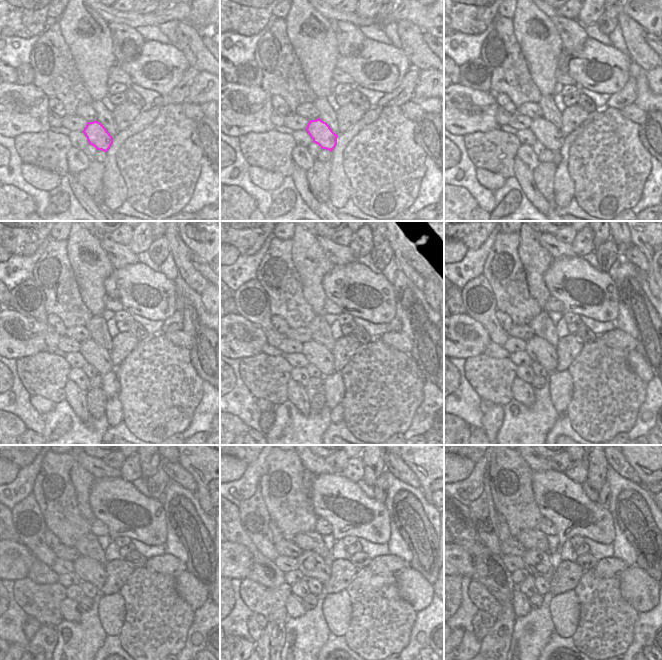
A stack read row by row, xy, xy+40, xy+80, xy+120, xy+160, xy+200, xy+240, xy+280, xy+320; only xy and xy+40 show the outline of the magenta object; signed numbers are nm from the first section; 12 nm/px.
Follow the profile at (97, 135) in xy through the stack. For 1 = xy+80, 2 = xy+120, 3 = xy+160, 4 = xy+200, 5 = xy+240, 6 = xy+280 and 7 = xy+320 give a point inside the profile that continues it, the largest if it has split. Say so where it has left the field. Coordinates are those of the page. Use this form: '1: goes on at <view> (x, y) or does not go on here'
1: goes on at xy+80 (547, 134)
2: goes on at xy+120 (97, 356)
3: goes on at xy+160 (317, 354)
4: goes on at xy+200 (539, 350)
5: goes on at xy+240 (87, 569)
6: goes on at xy+280 (312, 565)
7: goes on at xy+320 (538, 563)

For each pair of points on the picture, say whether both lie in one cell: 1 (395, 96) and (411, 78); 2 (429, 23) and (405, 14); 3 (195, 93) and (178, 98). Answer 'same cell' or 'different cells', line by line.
1: same cell
2: same cell
3: different cells

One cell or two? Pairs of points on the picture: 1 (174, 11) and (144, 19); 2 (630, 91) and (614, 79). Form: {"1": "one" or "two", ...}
{"1": "one", "2": "two"}

